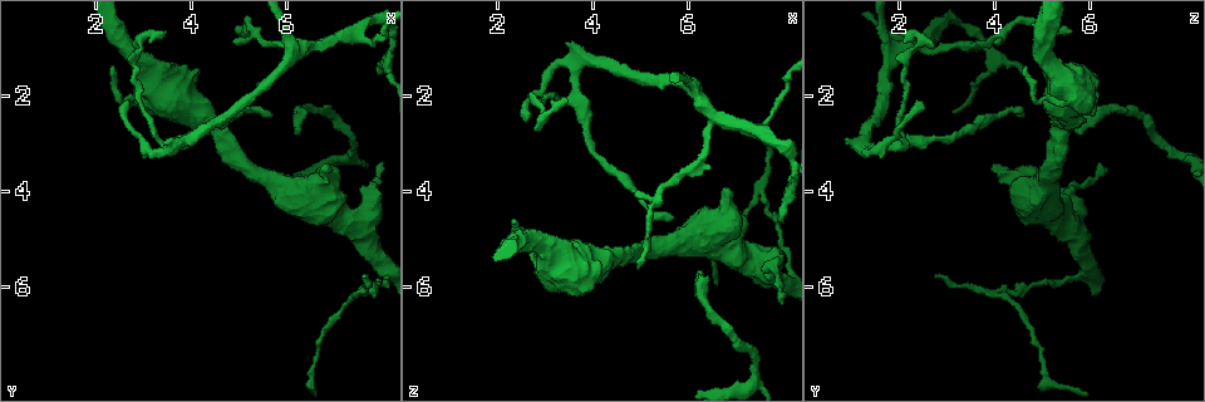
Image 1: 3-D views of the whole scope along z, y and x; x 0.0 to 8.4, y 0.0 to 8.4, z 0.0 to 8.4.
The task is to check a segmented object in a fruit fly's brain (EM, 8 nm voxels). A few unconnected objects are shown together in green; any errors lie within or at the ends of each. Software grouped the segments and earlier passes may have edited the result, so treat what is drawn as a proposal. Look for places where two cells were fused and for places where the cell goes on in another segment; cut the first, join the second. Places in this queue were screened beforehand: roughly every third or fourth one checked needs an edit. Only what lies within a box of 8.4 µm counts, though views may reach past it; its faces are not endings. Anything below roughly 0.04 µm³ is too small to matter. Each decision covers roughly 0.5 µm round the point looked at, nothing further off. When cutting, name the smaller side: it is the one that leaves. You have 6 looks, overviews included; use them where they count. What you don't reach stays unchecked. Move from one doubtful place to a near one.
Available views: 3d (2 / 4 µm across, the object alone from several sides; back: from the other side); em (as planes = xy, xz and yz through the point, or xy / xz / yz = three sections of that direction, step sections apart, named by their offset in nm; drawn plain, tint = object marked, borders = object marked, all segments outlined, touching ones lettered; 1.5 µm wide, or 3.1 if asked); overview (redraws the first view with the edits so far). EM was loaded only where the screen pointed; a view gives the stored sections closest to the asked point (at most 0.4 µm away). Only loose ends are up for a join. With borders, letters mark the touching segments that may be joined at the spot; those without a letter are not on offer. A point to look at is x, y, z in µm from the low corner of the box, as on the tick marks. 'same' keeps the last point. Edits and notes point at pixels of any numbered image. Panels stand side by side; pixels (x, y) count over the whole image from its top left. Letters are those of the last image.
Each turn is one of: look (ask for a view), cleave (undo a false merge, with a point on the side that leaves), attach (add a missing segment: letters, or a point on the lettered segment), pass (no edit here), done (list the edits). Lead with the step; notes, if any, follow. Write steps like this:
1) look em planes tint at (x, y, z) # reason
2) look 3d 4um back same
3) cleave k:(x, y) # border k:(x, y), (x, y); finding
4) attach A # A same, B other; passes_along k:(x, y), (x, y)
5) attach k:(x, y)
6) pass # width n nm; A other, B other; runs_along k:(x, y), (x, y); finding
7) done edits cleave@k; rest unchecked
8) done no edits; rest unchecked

look em planes tint at (7.90, 5.90, 4.90) # abrupt turn

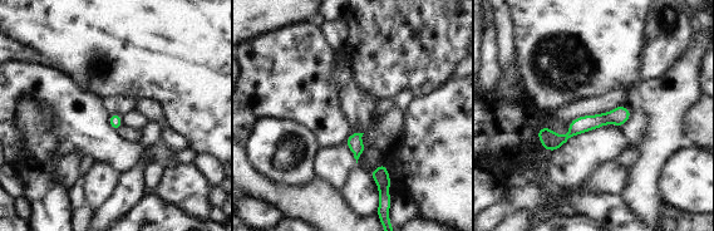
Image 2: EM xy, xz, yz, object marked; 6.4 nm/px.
look em planes borders same # see the neighbours

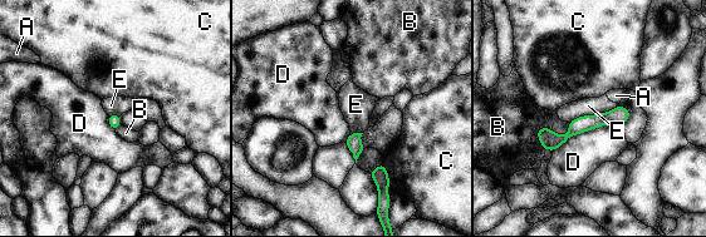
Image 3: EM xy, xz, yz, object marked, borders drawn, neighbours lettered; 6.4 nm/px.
pass # longest_contact E 340 nm; A other, B other, C other, D other, E other; runs_along 3:(626, 112), (544, 144); one cell here

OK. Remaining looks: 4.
look 3d 2um back at (7.60, 5.75, 2.80)

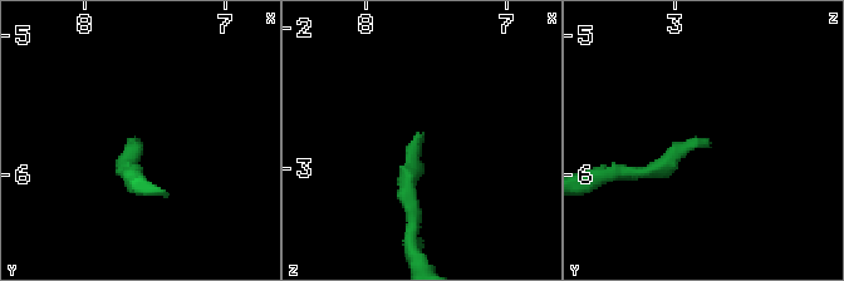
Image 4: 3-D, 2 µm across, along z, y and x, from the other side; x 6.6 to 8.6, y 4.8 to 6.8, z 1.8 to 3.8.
look em planes borders at (7.66, 5.72, 2.78)

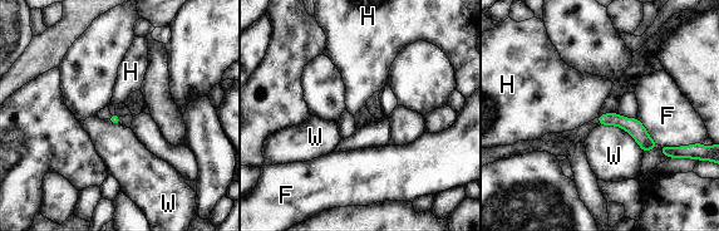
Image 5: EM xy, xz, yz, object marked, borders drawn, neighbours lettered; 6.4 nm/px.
attach H # longest_contact W 340 nm; F other, H same, W other; passes_along 5:(114, 118), (112, 114), (128, 80); the cell continues

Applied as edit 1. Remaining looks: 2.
done edits attach@5; rest unchecked

